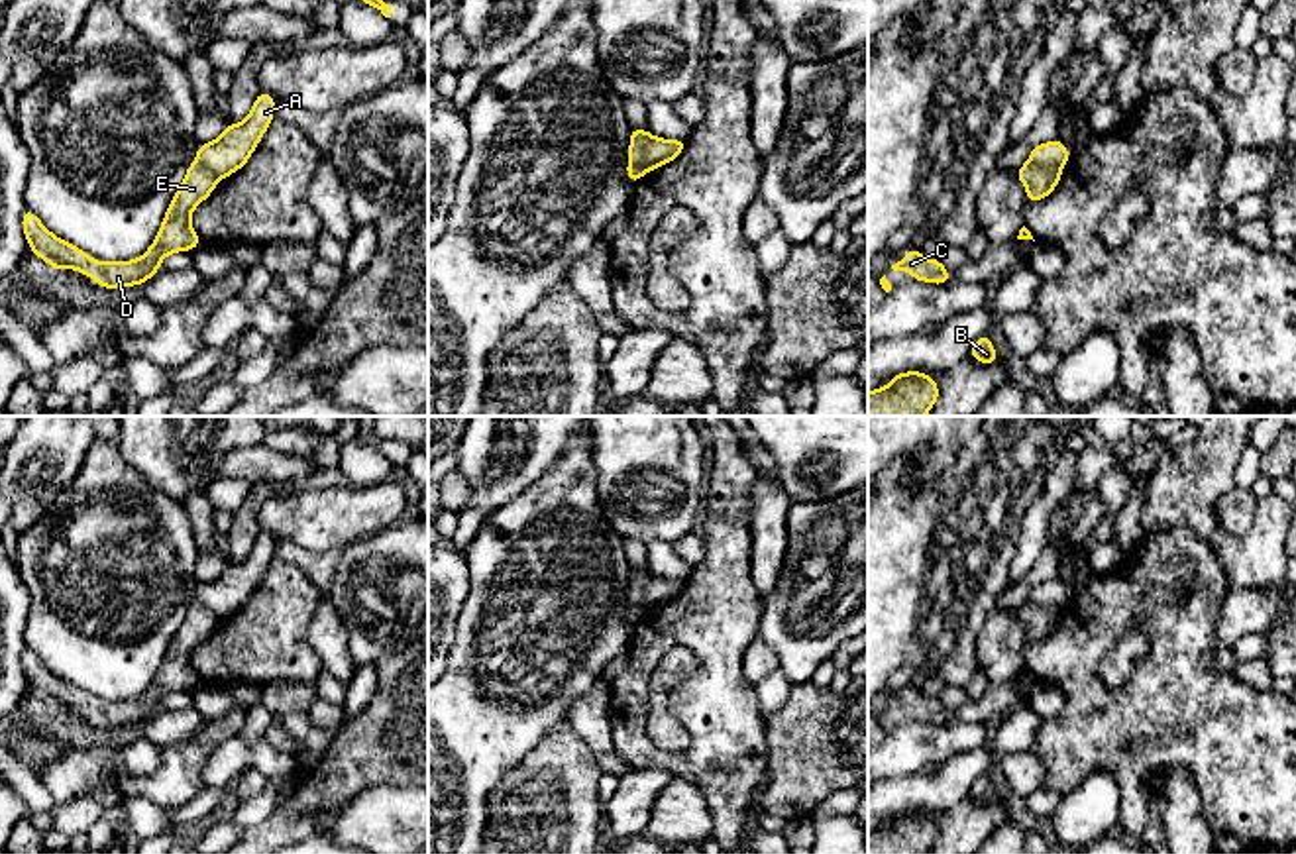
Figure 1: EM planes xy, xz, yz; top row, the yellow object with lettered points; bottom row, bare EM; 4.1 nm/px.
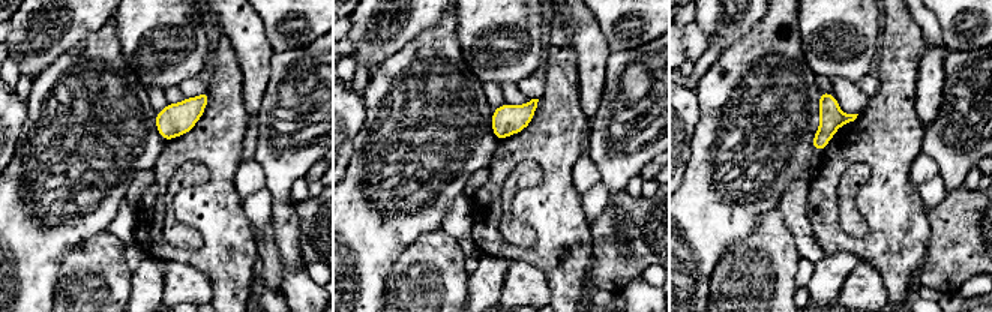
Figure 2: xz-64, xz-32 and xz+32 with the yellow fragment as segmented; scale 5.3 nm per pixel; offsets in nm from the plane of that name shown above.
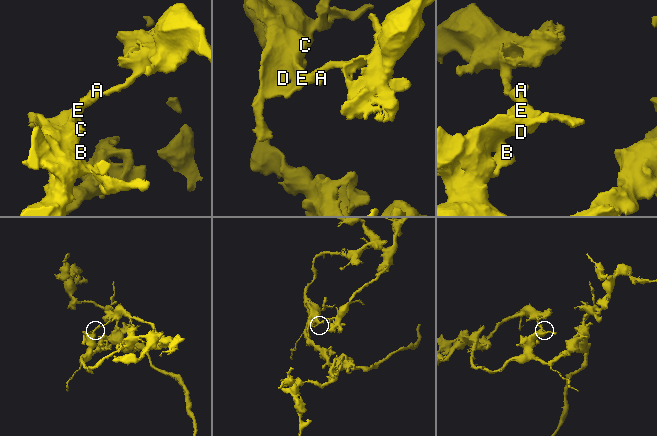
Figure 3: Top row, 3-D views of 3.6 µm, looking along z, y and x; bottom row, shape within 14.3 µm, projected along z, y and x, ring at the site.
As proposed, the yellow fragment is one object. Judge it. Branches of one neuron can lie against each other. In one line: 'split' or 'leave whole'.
split

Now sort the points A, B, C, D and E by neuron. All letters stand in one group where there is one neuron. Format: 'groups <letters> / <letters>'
groups A / B C D E

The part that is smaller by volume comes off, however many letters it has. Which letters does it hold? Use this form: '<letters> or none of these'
A

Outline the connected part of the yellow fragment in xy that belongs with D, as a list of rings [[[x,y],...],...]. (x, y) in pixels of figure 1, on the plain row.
[[[198,599],[187,607],[185,620],[177,628],[163,656],[161,667],[147,691],[130,701],[96,701],[81,687],[57,677],[43,662],[26,648],[22,667],[31,693],[51,705],[55,711],[75,709],[88,715],[102,728],[135,726],[147,722],[161,701],[179,691],[194,691],[202,683],[190,664],[194,648],[204,642],[220,618]]]

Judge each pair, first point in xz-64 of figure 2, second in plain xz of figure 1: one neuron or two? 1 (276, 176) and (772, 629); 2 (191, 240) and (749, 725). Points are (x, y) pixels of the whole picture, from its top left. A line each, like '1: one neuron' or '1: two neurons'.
1: one neuron
2: two neurons

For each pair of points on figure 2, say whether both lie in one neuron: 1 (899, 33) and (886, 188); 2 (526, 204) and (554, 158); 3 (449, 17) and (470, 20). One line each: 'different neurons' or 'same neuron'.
1: same neuron
2: same neuron
3: different neurons

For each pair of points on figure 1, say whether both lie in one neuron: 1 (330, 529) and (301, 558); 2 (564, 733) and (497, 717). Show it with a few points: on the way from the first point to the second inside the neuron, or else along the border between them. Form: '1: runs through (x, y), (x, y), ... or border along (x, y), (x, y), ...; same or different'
1: runs through (323, 536), (309, 550); same
2: border along (568, 717), (519, 760); different

